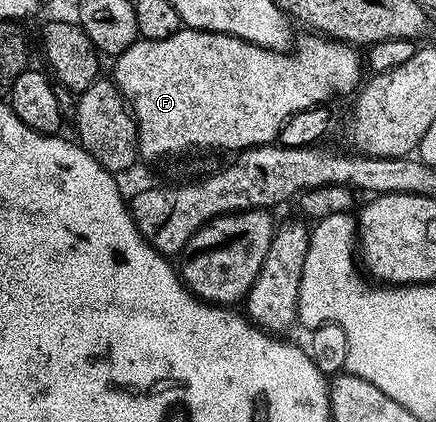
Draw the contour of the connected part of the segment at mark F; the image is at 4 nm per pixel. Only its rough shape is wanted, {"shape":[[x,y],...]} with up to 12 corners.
{"shape":[[182,28],[115,55],[139,157],[267,146],[361,51]]}

